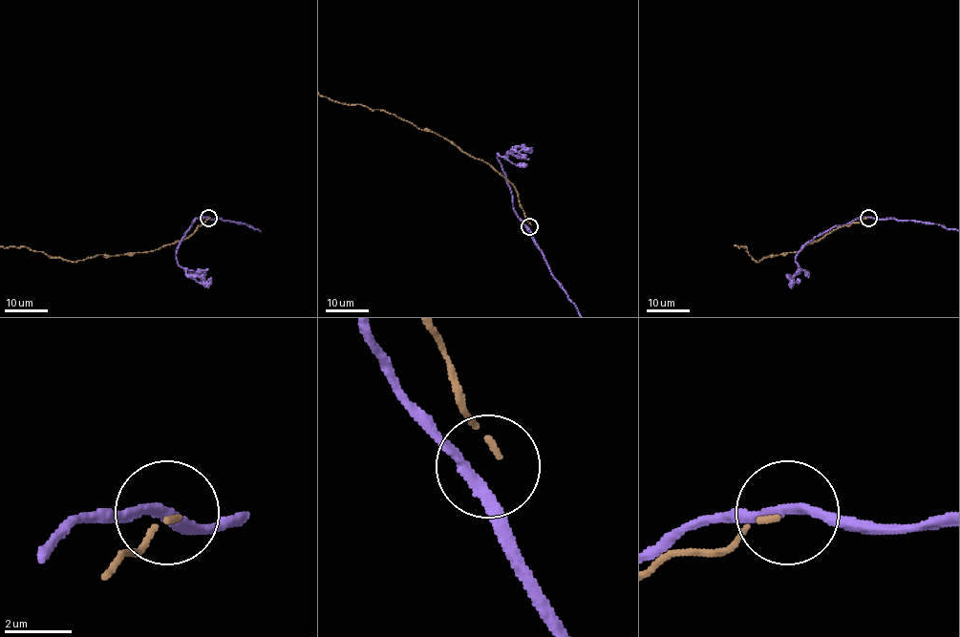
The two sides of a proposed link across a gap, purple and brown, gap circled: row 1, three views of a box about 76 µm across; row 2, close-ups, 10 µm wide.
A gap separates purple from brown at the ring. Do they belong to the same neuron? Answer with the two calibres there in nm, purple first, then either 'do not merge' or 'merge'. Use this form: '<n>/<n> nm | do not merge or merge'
280/170 nm | do not merge

